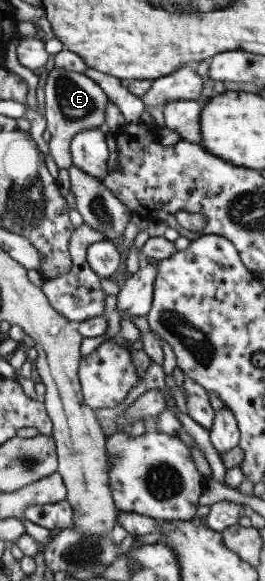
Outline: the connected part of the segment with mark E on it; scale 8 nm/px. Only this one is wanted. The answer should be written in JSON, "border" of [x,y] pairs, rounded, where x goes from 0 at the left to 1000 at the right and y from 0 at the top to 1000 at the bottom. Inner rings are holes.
{"border":[[[196,117],[166,133],[166,201],[177,227],[189,227],[189,239],[174,248],[215,291],[253,293],[272,289],[264,241],[325,220],[370,220],[389,213],[404,169],[351,138],[291,124],[253,122],[238,117]]]}

